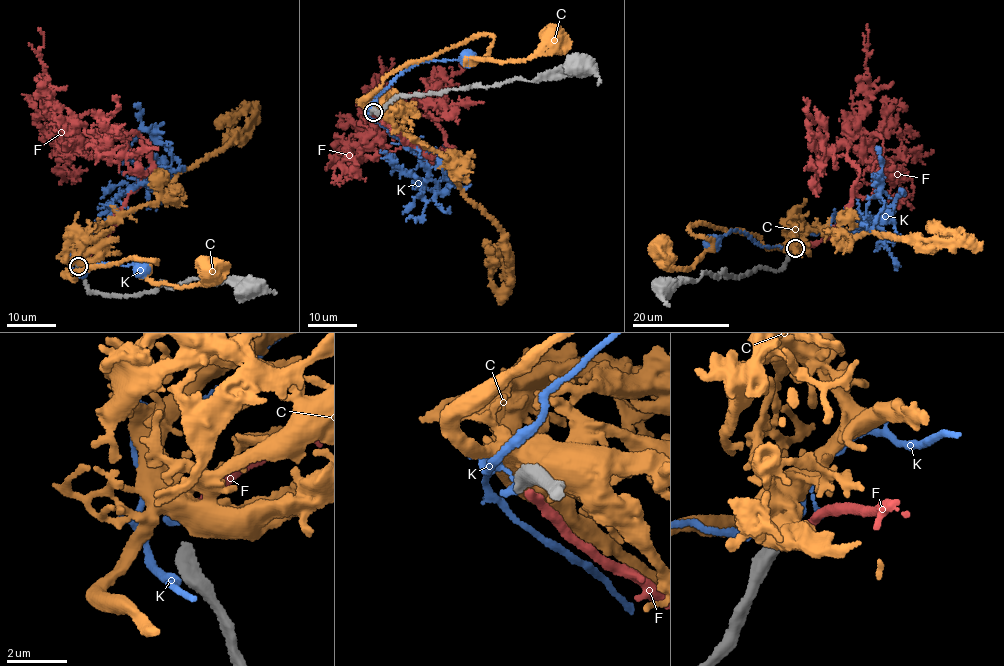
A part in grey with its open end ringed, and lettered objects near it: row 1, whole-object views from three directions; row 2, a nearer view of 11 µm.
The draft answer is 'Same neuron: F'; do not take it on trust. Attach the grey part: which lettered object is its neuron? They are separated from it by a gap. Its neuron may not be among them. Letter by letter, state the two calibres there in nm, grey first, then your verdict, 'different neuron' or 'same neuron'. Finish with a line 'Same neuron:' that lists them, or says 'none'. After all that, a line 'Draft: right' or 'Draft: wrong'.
C: 460 nm thick on the grey side, 900 nm on the other; different neuron
F: 460 nm thick on the grey side, 280 nm on the other; same neuron
K: 460 nm thick on the grey side, 170 nm on the other; different neuron
Same neuron: F
Draft: right

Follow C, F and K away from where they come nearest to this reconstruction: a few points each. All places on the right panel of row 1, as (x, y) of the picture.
C: (794, 246), (772, 249), (754, 235), (699, 223), (690, 232), (712, 246), (689, 270), (671, 265), (659, 247)
F: (796, 246), (850, 217), (859, 173), (844, 140), (854, 135), (845, 129), (890, 165), (887, 180), (910, 207)
K: (798, 246), (797, 239), (792, 247), (768, 247), (743, 233), (732, 231), (711, 242)

